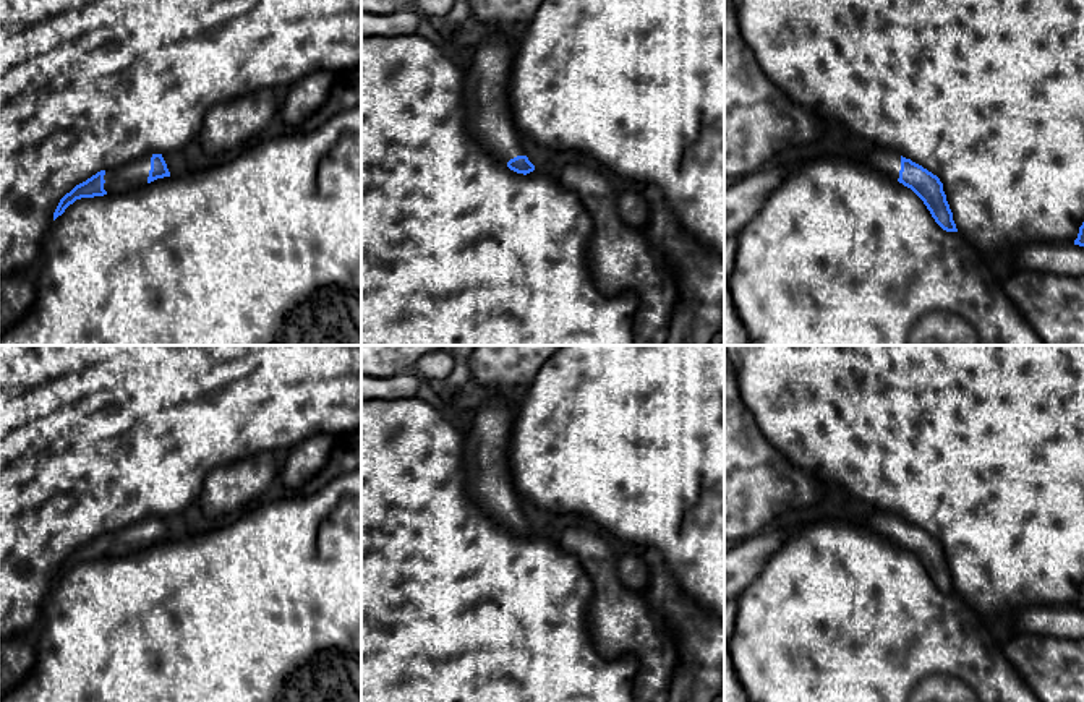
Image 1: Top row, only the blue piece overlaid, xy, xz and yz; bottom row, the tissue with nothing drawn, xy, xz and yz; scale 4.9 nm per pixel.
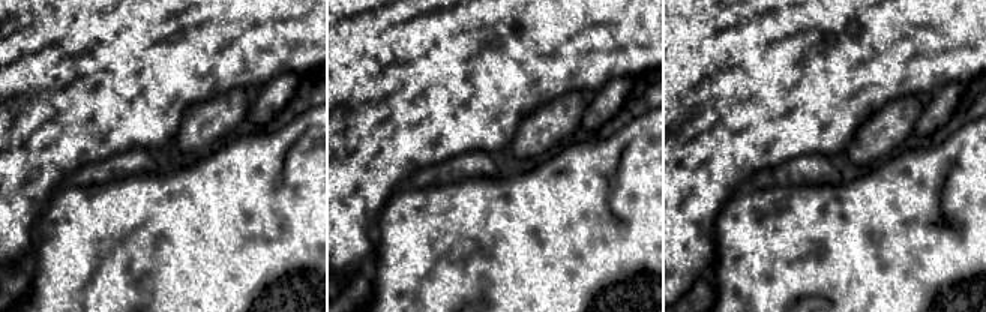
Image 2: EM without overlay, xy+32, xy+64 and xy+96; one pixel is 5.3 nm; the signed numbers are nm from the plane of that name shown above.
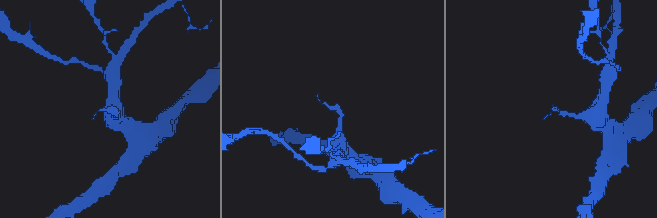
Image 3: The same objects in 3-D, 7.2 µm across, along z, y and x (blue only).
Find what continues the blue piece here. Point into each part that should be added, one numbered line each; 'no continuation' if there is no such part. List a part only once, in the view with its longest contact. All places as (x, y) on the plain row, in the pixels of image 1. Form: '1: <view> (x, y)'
1: xy (132, 539)

